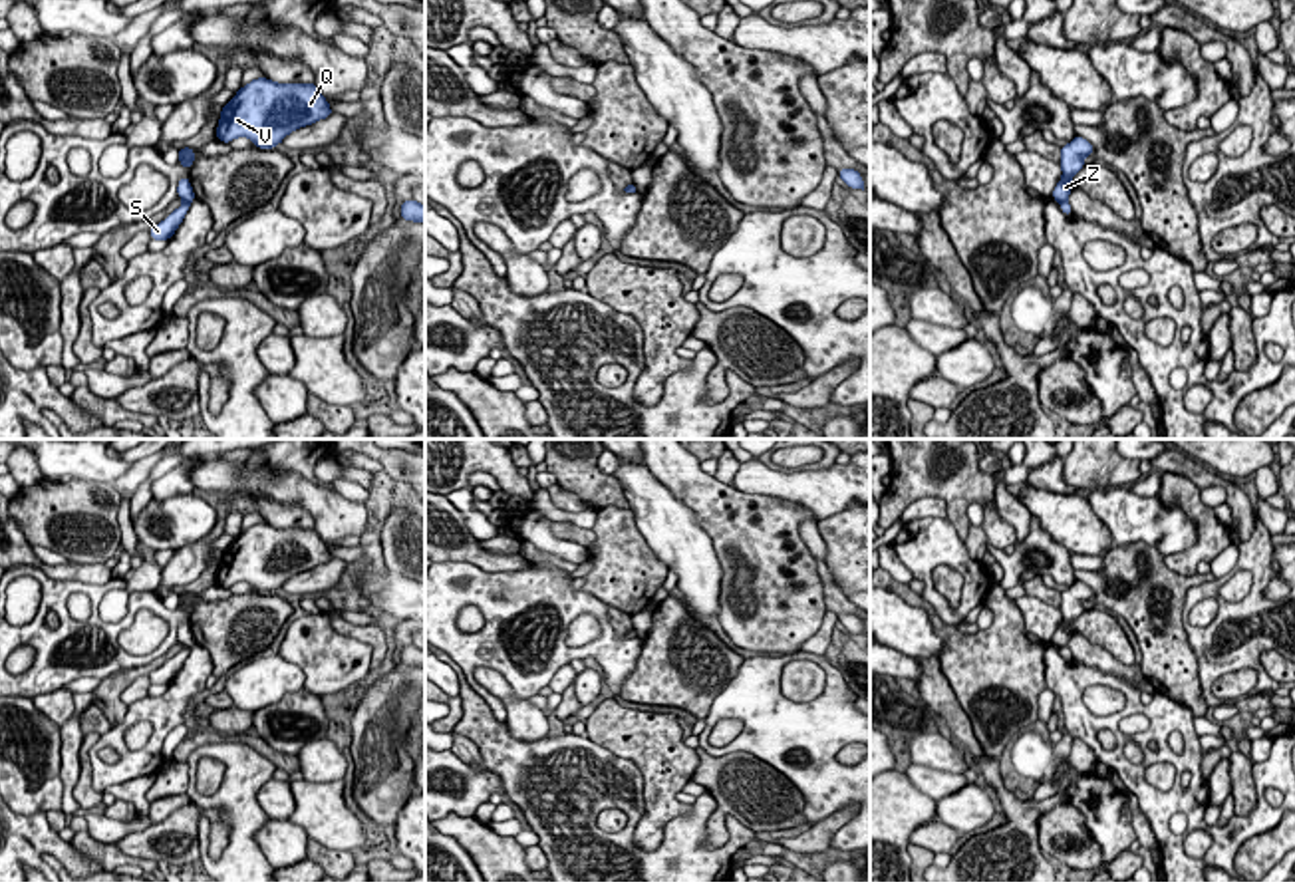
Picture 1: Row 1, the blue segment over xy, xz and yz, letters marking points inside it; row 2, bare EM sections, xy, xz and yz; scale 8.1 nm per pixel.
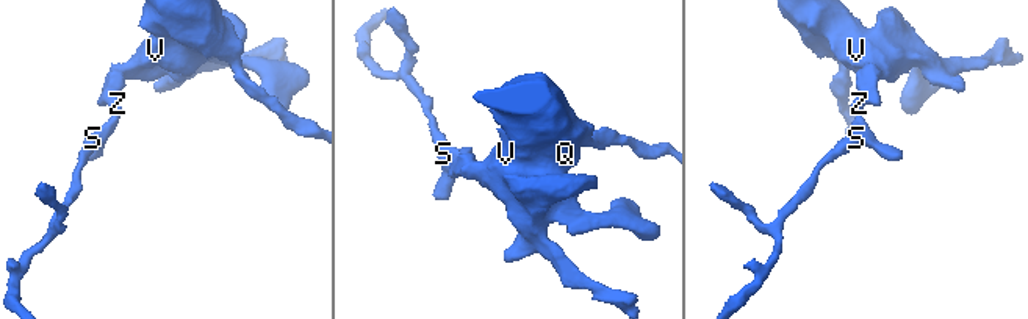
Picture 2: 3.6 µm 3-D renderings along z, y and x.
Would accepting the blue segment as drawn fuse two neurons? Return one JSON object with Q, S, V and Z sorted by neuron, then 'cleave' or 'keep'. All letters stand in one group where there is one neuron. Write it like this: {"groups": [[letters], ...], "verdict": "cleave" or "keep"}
{"groups": [["Q", "V", "Z"], ["S"]], "verdict": "cleave"}

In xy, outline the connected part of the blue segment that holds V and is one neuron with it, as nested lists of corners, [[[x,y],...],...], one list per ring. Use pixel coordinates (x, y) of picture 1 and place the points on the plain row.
[[[252,524],[222,552],[216,584],[230,588],[248,582],[254,592],[274,594],[282,584],[332,560],[316,528],[276,528]]]

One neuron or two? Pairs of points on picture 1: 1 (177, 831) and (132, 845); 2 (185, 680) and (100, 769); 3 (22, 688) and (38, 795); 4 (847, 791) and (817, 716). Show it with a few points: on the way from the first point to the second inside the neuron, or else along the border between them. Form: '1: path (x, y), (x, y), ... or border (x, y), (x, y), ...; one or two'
1: path (165, 837), (143, 843); one
2: path (167, 710), (155, 743), (130, 765); one
3: border (20, 696), (32, 700); two
4: path (829, 773), (817, 761), (817, 734); one

